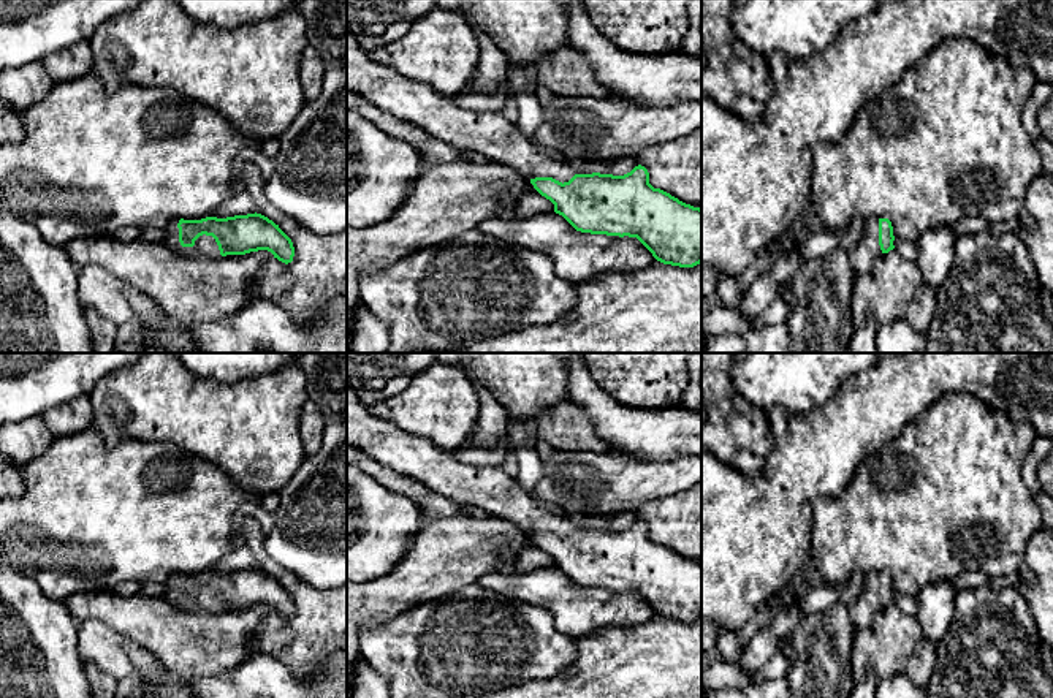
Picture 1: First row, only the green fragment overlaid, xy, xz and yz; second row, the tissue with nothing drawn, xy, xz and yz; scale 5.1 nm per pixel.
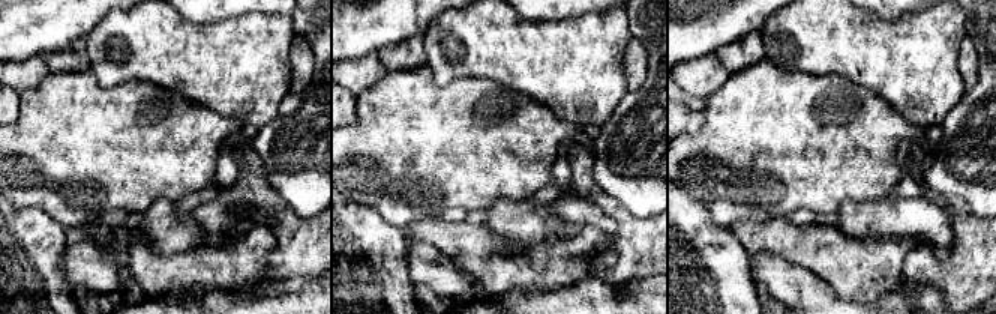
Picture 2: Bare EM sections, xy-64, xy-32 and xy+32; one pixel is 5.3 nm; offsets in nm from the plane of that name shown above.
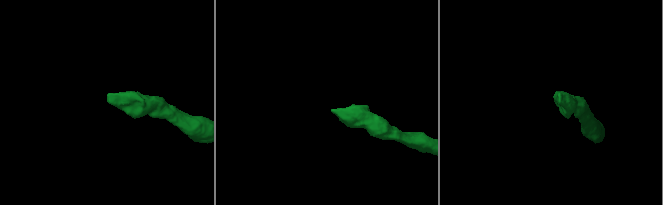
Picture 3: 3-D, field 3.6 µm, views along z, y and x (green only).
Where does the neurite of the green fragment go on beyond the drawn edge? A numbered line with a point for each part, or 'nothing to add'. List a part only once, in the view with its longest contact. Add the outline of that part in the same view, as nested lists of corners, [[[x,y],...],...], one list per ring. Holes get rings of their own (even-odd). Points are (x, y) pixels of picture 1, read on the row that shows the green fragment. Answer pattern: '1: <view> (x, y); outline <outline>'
1: xy (205, 246); outline [[[179,220],[171,222],[163,231],[165,237],[162,244],[171,252],[188,258],[220,258],[220,250],[212,236],[200,236],[193,247],[182,247],[179,242]]]

